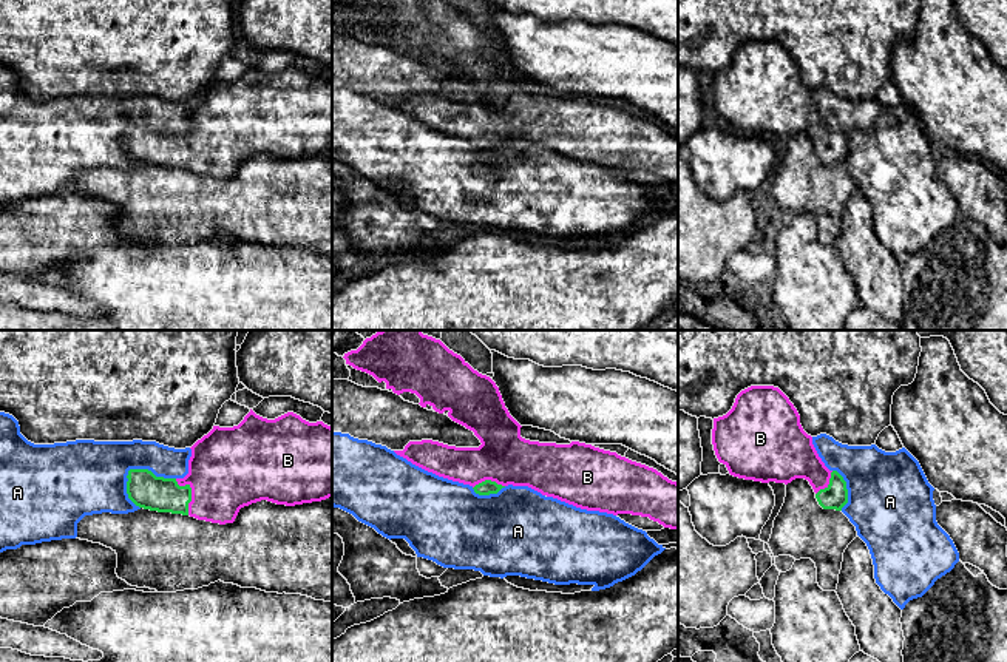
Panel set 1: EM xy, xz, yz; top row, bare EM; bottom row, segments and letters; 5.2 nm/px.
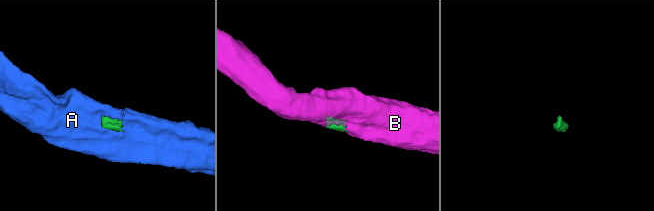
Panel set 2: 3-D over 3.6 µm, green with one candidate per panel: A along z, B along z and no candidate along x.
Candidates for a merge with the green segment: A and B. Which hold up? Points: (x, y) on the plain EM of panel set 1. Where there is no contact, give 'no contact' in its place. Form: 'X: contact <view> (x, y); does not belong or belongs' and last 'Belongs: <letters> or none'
A: contact xy (138, 124); does not belong
B: contact xy (190, 147); belongs
Belongs: B

